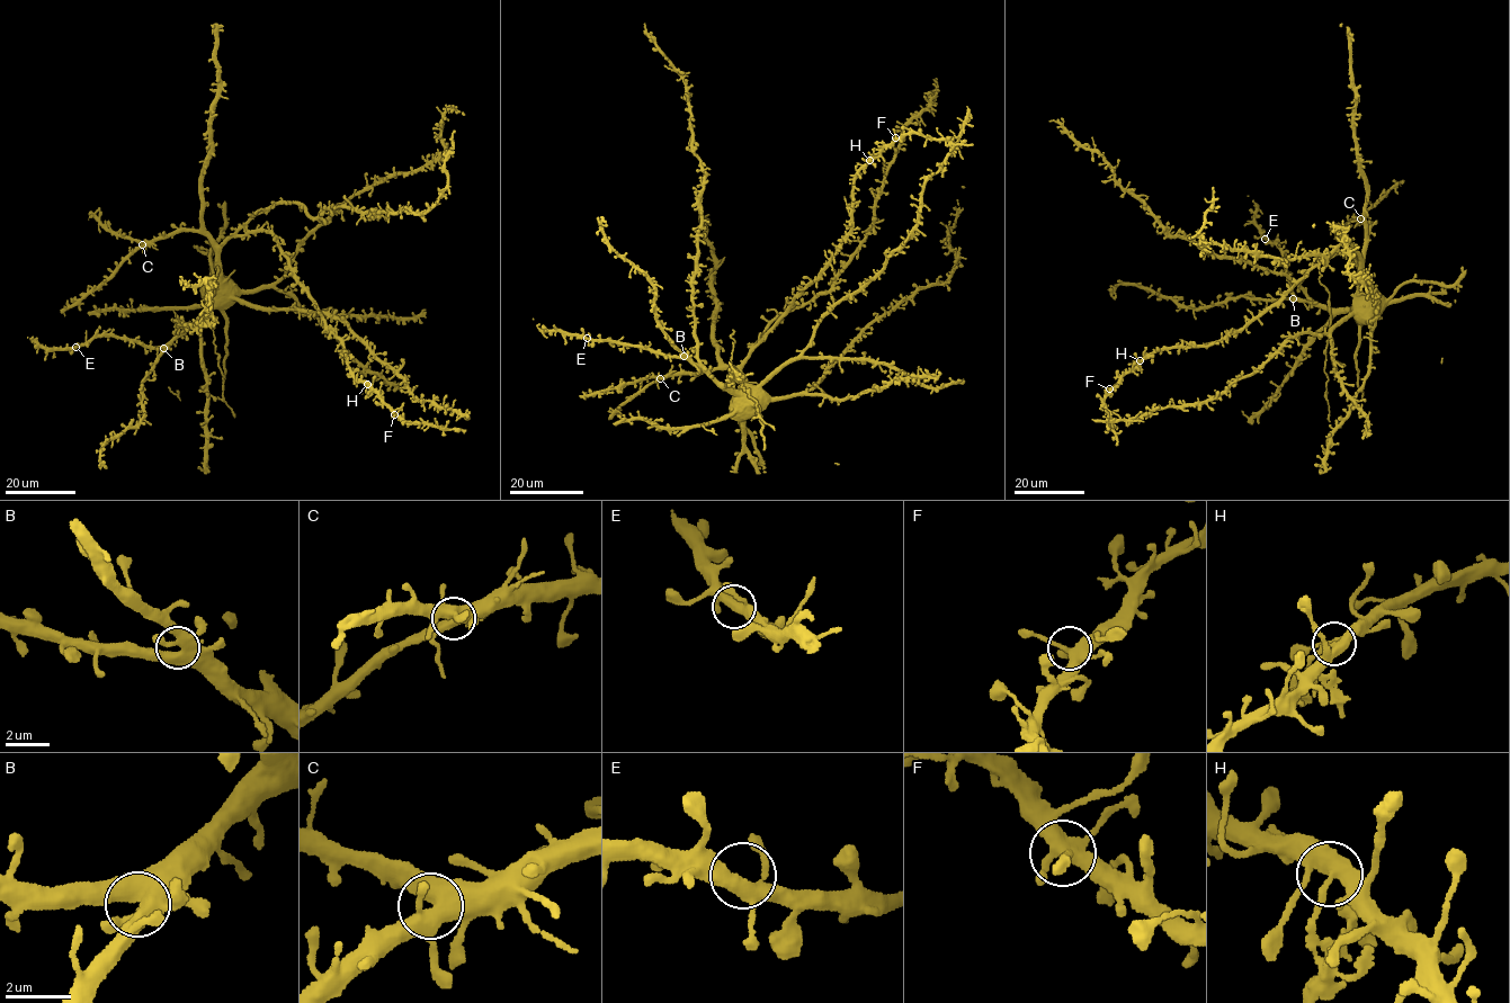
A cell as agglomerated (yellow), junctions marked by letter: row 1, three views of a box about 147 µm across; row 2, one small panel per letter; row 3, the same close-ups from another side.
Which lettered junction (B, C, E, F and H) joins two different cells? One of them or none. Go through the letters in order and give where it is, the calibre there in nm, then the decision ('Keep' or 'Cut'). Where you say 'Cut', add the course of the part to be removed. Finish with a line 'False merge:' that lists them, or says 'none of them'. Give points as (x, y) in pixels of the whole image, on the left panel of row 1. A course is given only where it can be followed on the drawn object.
B: Place: (163, 348). Thickness 480 nm. Keep
C: Place: (142, 244). Thickness 500 nm. Keep
E: Place: (76, 347). Thickness 400 nm. Keep
F: Place: (394, 414). Thickness 400 nm. Keep
H: Place: (367, 384). Thickness 380 nm. Cut
False merge: H

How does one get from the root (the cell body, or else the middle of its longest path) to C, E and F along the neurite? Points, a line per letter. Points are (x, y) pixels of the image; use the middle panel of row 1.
C: (750, 396), (738, 366), (660, 378)
E: (750, 396), (721, 385), (684, 358), (587, 338)
F: (750, 396), (740, 365), (762, 341), (792, 298), (813, 281), (837, 252), (852, 224), (854, 177), (895, 137)

